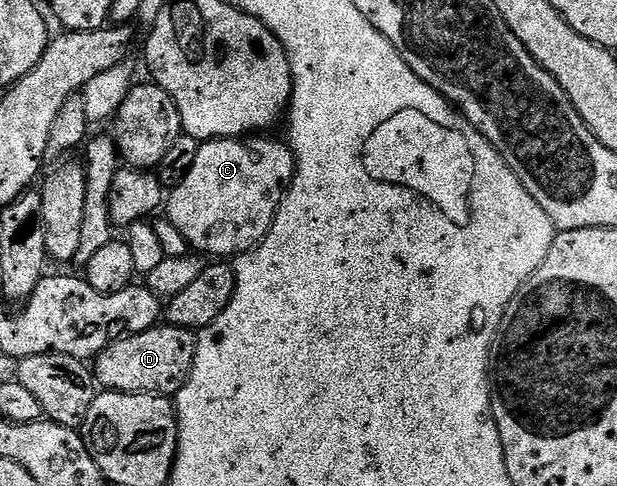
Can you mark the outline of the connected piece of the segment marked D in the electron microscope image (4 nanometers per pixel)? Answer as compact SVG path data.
M155 326L127 334L121 340L108 345L93 361L92 371L97 383L111 392L152 394L177 397L192 374L192 362L196 362L197 335L189 328Z

